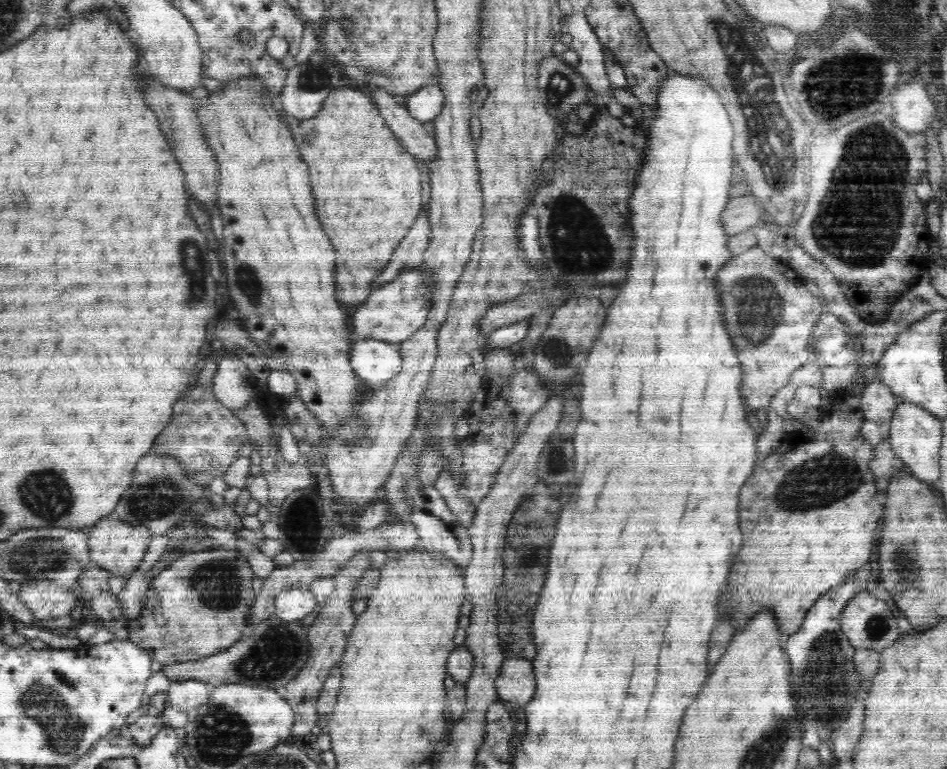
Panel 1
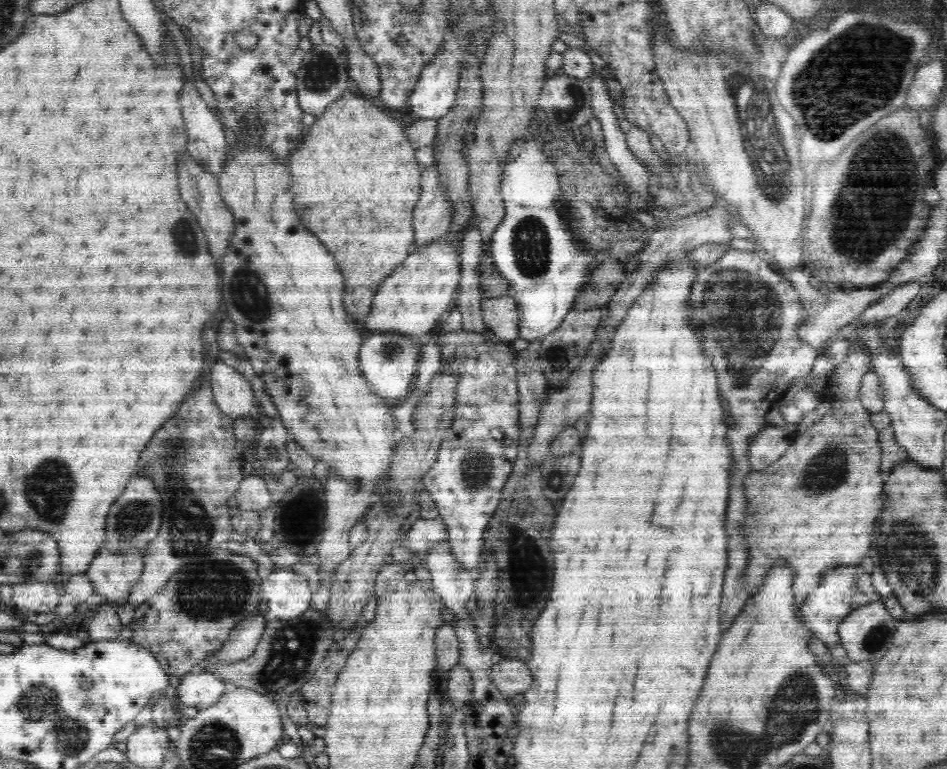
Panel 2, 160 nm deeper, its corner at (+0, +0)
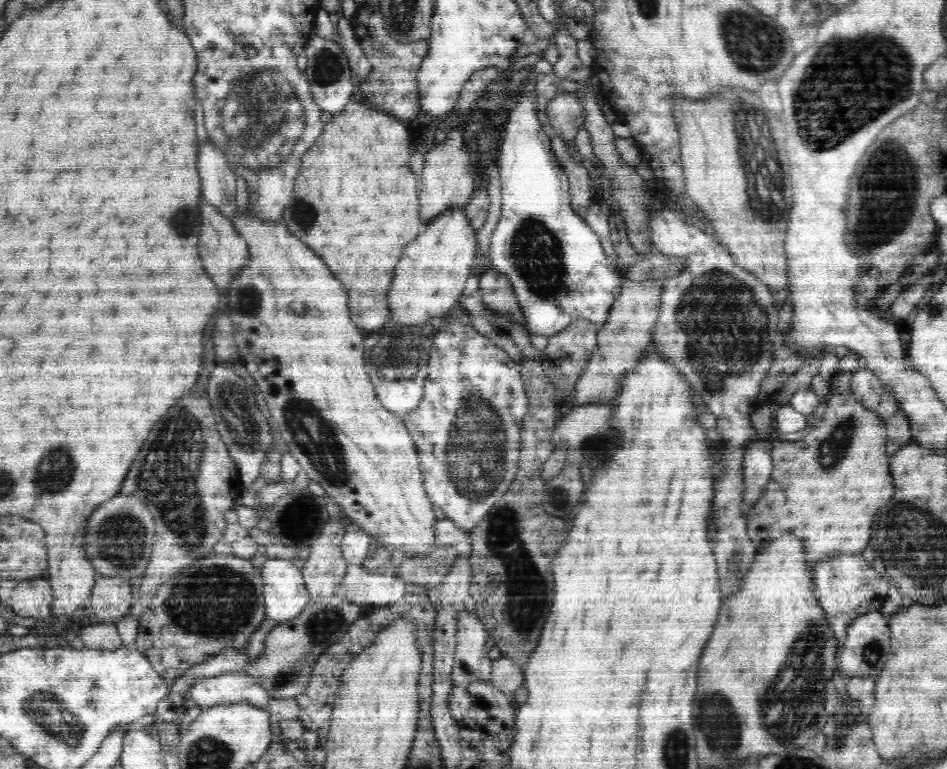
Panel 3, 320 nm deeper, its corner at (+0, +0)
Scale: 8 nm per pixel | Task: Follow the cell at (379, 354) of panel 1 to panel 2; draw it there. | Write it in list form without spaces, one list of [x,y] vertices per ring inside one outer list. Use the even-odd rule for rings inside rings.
[[[375,332],[365,335],[362,344],[360,346],[359,352],[359,367],[362,371],[362,375],[368,383],[370,384],[371,390],[377,395],[384,399],[384,401],[389,401],[394,403],[396,400],[404,400],[410,394],[410,384],[416,381],[418,368],[417,348],[421,346],[416,346],[416,342],[412,337],[408,335],[396,334],[393,332]]]

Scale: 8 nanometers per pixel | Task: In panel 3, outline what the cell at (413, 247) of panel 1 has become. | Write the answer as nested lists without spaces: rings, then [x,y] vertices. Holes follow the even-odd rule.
[[[457,125],[446,131],[446,138],[439,145],[433,144],[425,151],[423,171],[418,182],[420,219],[424,226],[430,224],[440,213],[452,207],[464,207],[475,189],[476,174],[472,168],[472,152],[464,143],[464,127]]]

